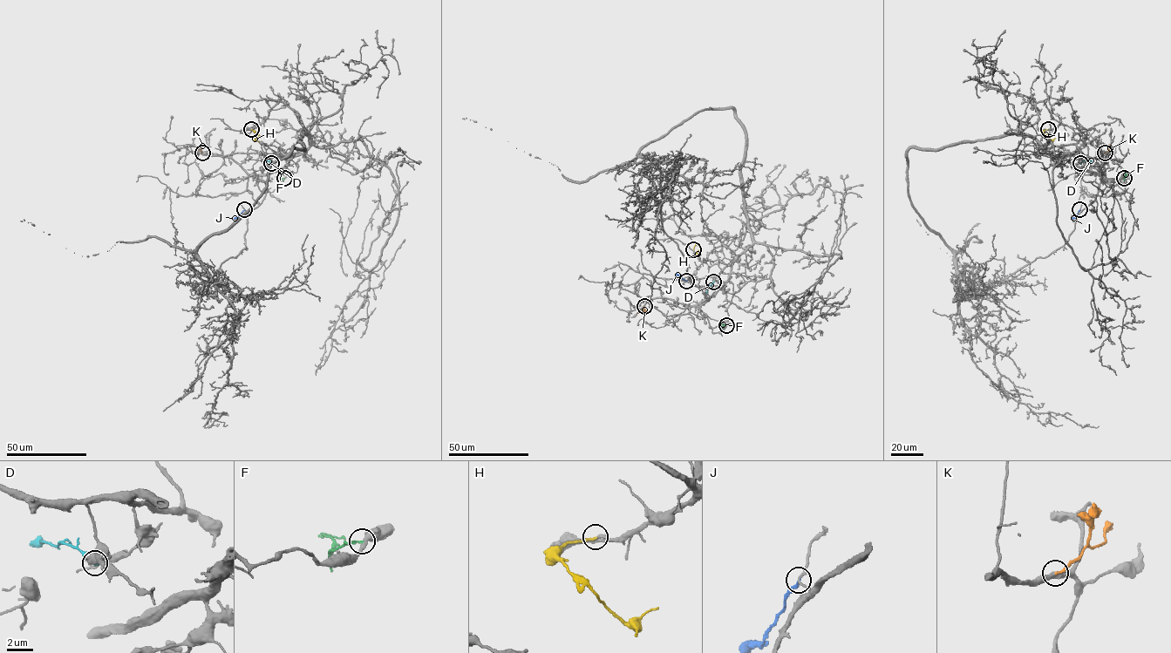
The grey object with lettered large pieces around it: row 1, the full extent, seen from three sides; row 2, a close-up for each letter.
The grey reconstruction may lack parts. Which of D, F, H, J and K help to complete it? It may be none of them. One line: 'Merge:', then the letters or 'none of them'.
Merge: H

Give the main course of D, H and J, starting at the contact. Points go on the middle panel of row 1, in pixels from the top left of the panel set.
D: (713, 282), (705, 293)
H: (693, 249), (696, 245), (700, 246), (697, 256)
J: (686, 281), (676, 274)

